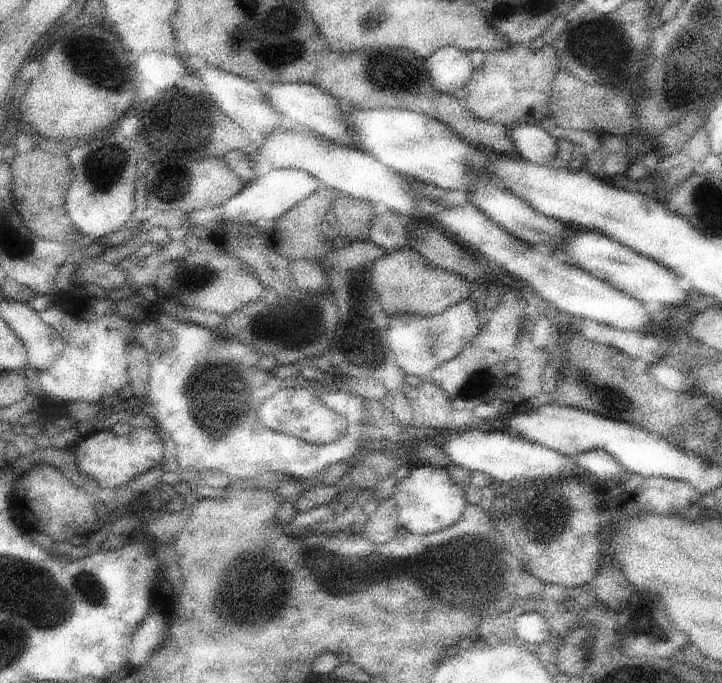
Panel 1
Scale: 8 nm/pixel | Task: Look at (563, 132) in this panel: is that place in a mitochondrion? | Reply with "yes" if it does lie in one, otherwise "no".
no

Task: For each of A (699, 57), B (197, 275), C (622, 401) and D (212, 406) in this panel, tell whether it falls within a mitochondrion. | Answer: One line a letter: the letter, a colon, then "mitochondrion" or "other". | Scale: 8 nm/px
A: mitochondrion
B: mitochondrion
C: mitochondrion
D: mitochondrion

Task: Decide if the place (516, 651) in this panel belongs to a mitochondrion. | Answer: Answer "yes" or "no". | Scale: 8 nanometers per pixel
no

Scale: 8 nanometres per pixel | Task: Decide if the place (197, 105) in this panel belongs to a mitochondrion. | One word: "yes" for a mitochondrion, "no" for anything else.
no

